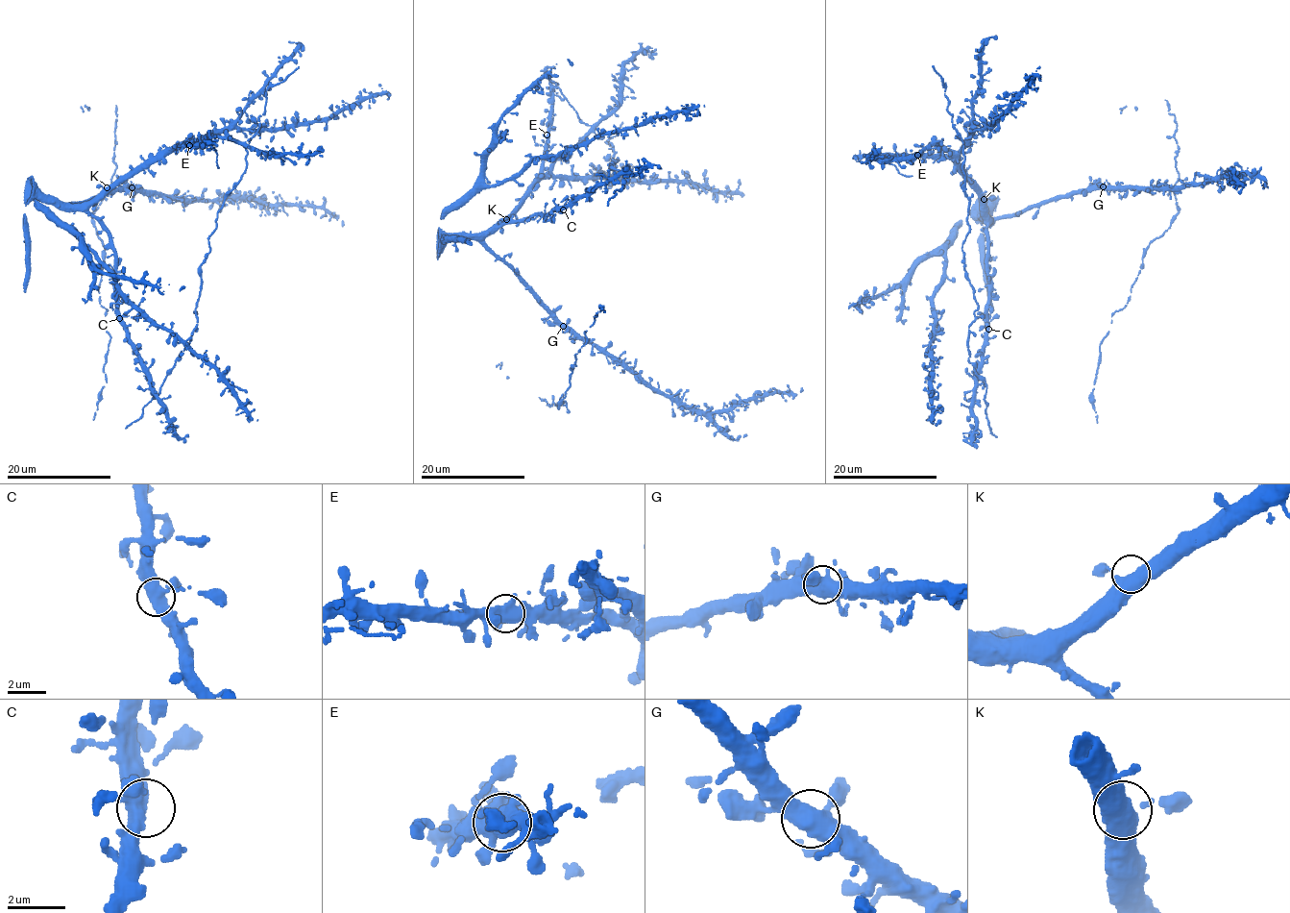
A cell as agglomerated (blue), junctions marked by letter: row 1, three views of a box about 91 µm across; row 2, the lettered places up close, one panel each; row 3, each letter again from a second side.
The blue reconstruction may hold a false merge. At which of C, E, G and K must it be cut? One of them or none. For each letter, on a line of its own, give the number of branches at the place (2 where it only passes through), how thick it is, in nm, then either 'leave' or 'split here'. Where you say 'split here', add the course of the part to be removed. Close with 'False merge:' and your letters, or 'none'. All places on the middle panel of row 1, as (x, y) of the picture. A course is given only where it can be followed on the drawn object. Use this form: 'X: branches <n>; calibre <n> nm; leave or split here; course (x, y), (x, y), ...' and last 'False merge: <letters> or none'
C: branches 3; calibre 480 nm; leave
E: branches 3; calibre 440 nm; leave
G: branches 3; calibre 400 nm; leave
K: branches 3; calibre 500 nm; leave
False merge: none

